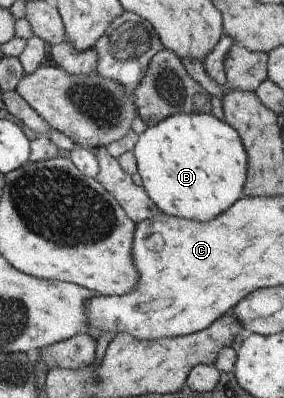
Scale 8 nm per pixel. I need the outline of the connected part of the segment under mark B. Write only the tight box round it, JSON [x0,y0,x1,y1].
[133,113,249,221]

